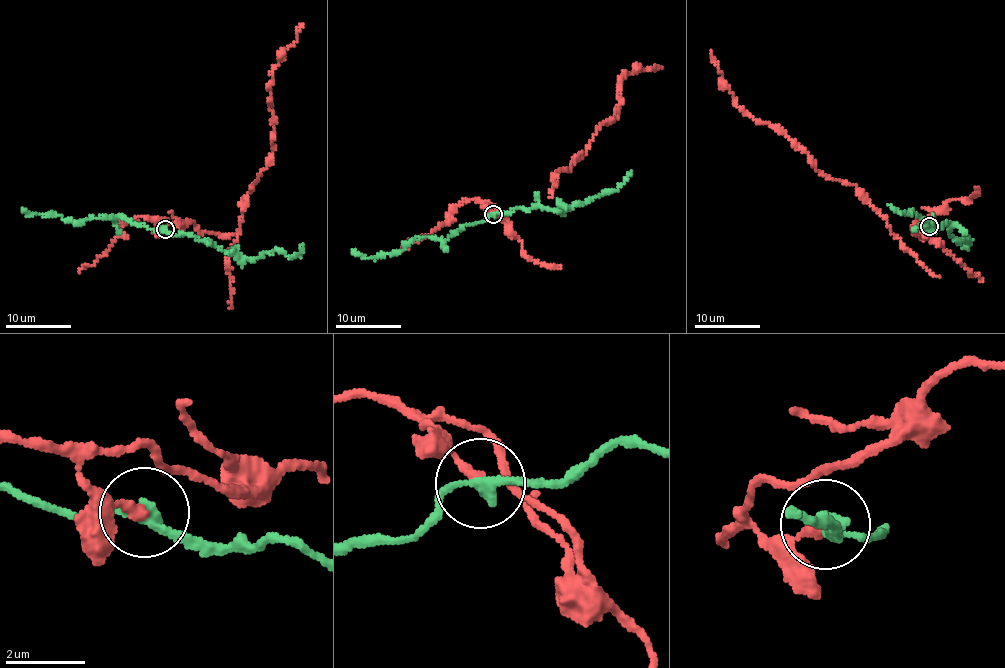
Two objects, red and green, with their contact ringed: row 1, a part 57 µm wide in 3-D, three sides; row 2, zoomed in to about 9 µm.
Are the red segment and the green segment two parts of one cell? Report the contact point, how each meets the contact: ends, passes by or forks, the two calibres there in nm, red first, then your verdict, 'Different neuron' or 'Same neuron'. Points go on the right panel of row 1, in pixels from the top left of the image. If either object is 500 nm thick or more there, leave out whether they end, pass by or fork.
Place: (929, 226). At the ring red ends. At the ring green passes by. Thickness 240 nm (red) against 280 nm. Different neuron

